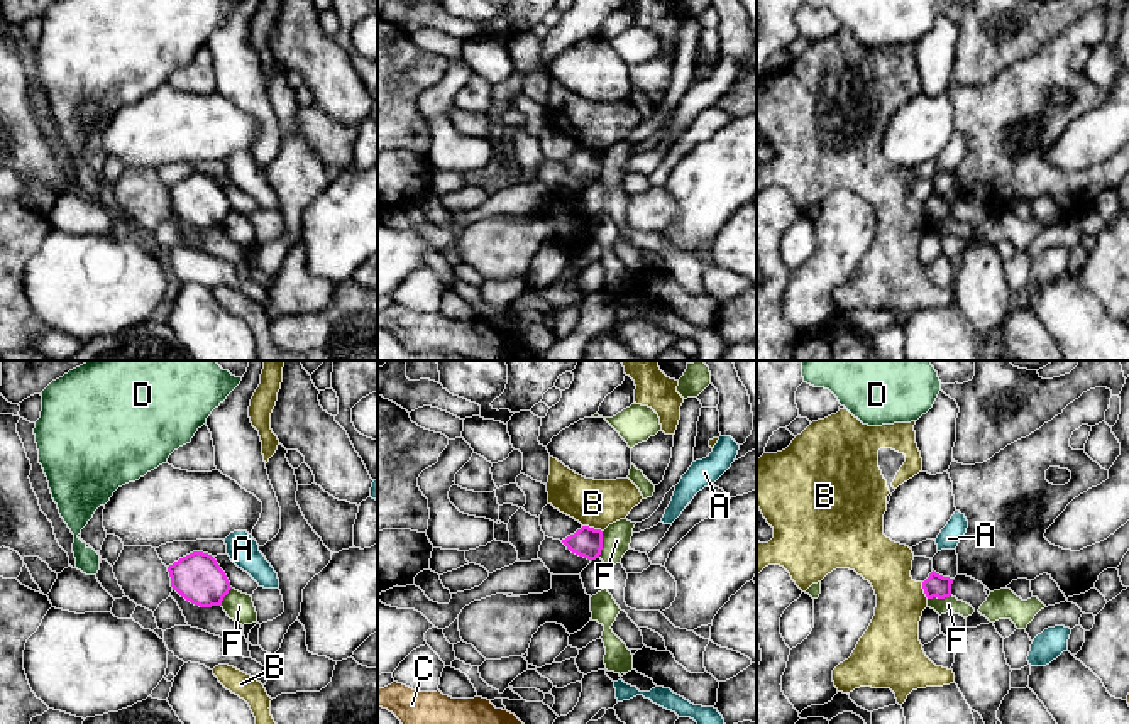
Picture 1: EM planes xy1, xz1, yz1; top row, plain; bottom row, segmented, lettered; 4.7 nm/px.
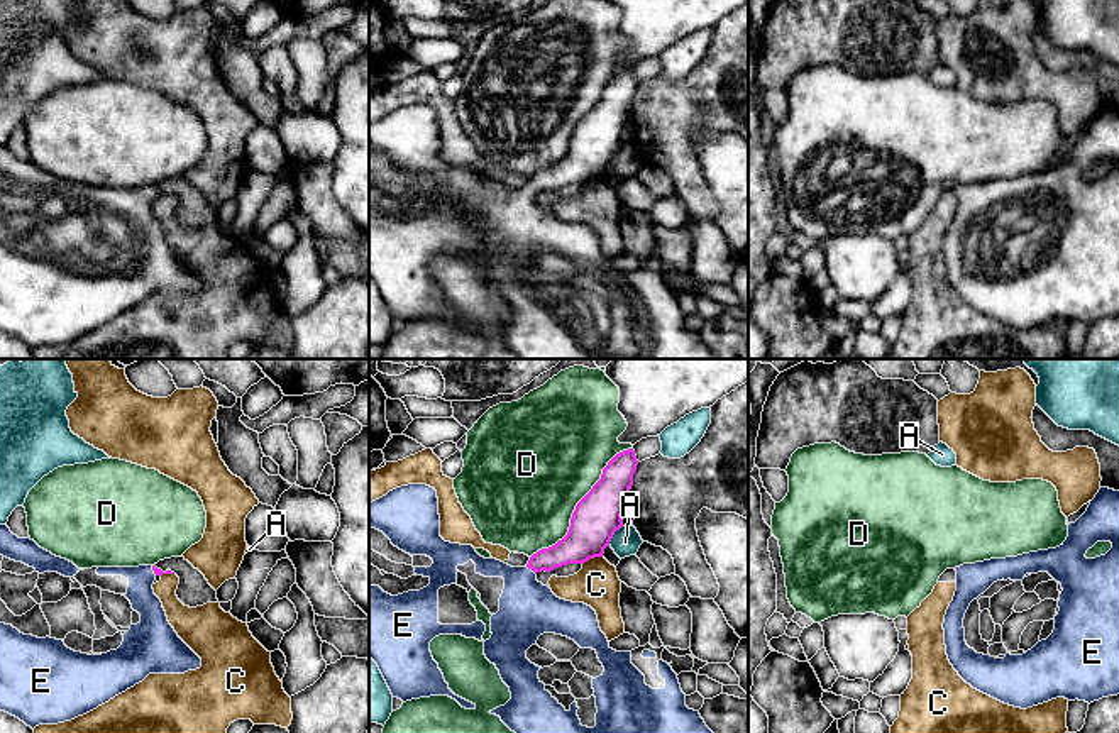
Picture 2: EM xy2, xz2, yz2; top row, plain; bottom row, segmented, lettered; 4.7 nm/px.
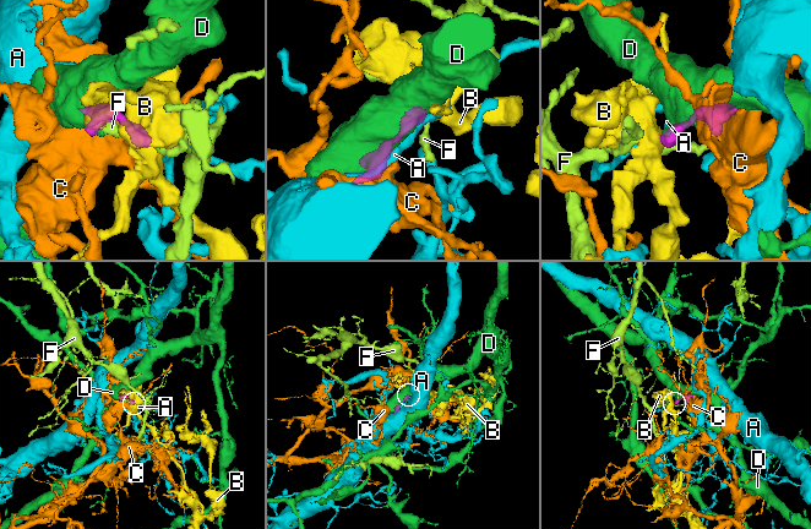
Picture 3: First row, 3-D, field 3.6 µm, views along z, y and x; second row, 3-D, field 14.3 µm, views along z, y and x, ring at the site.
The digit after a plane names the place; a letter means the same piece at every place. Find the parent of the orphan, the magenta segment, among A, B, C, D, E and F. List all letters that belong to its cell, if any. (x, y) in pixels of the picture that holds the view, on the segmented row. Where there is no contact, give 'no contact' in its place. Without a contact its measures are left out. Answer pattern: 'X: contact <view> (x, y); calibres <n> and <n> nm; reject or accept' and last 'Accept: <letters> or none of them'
A: contact xz2 (613, 534); calibres 220 and 140 nm; reject
B: contact xz1 (593, 528); calibres 140 and 220 nm; reject
C: contact xz2 (591, 557); calibres 220 and 220 nm; reject
D: contact xz2 (578, 505); calibres 220 and 480 nm; reject
E: contact xz2 (532, 569); calibres 160 and 280 nm; accept
F: contact xz1 (601, 545); calibres 140 and 140 nm; reject
Accept: E

